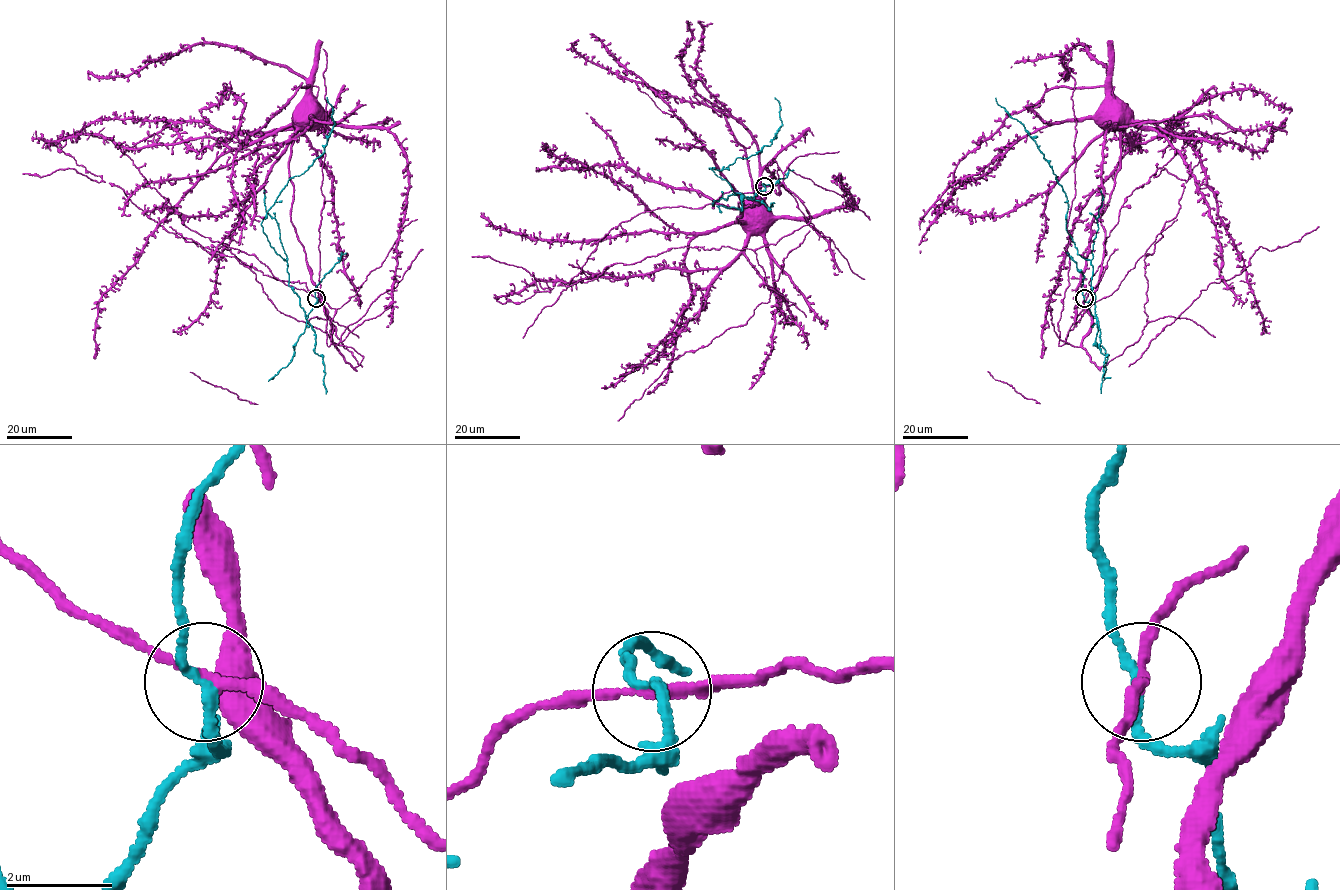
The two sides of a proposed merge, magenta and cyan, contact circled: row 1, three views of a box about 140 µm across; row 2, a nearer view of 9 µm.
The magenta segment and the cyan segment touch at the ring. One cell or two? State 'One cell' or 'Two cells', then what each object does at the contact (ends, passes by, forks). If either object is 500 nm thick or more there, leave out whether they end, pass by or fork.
Two cells. At the ring magenta passes by. At the ring cyan passes by

